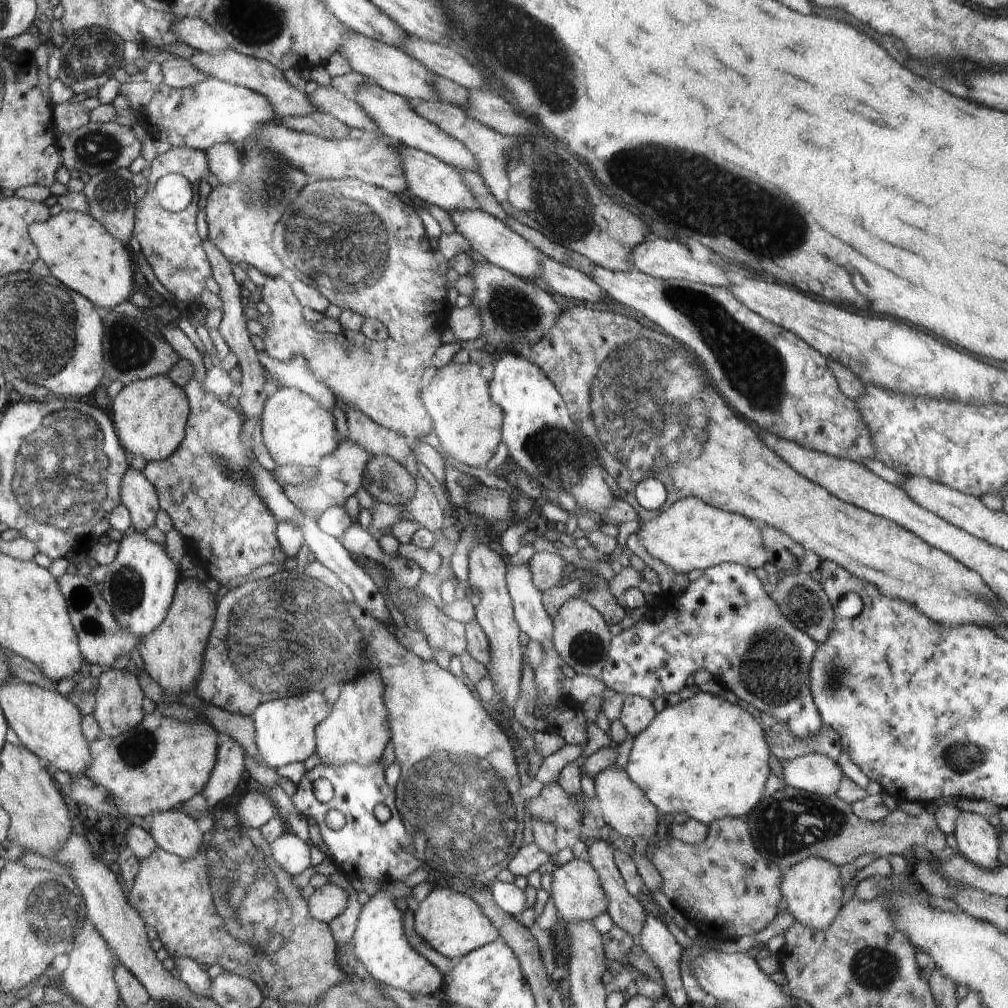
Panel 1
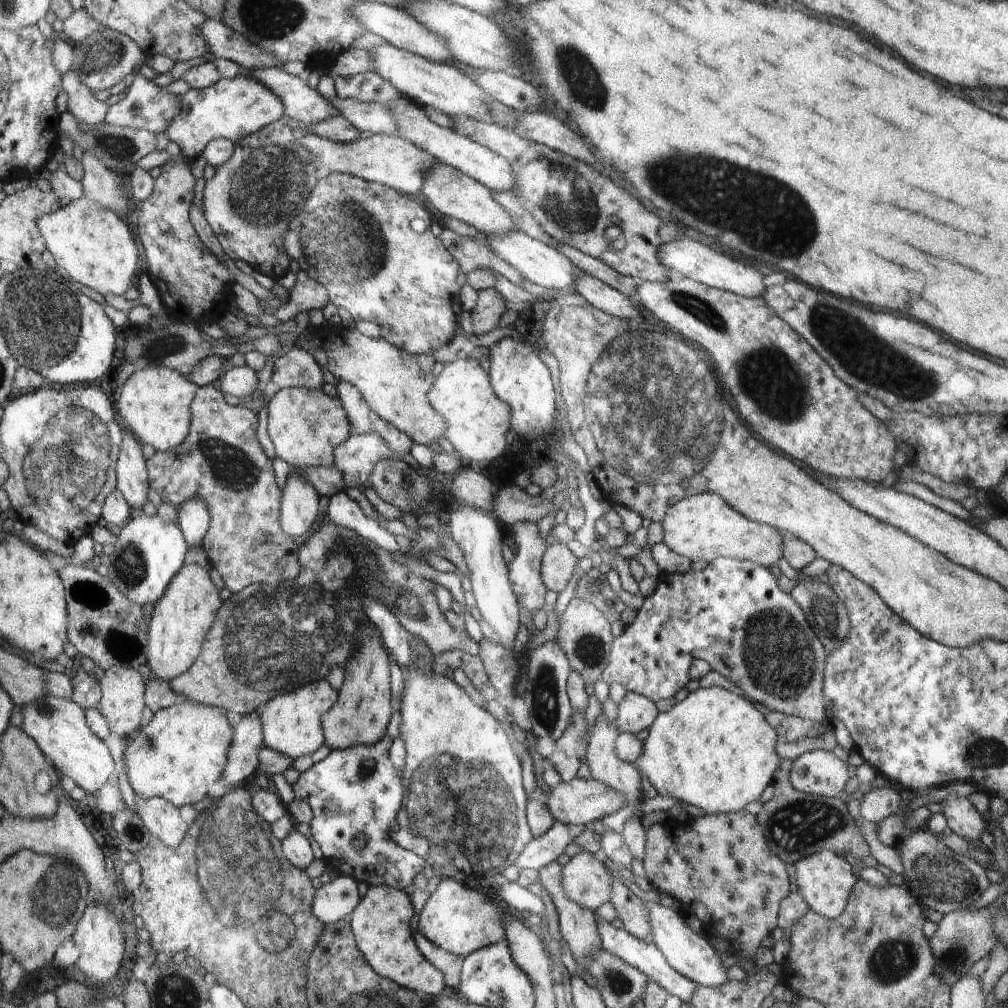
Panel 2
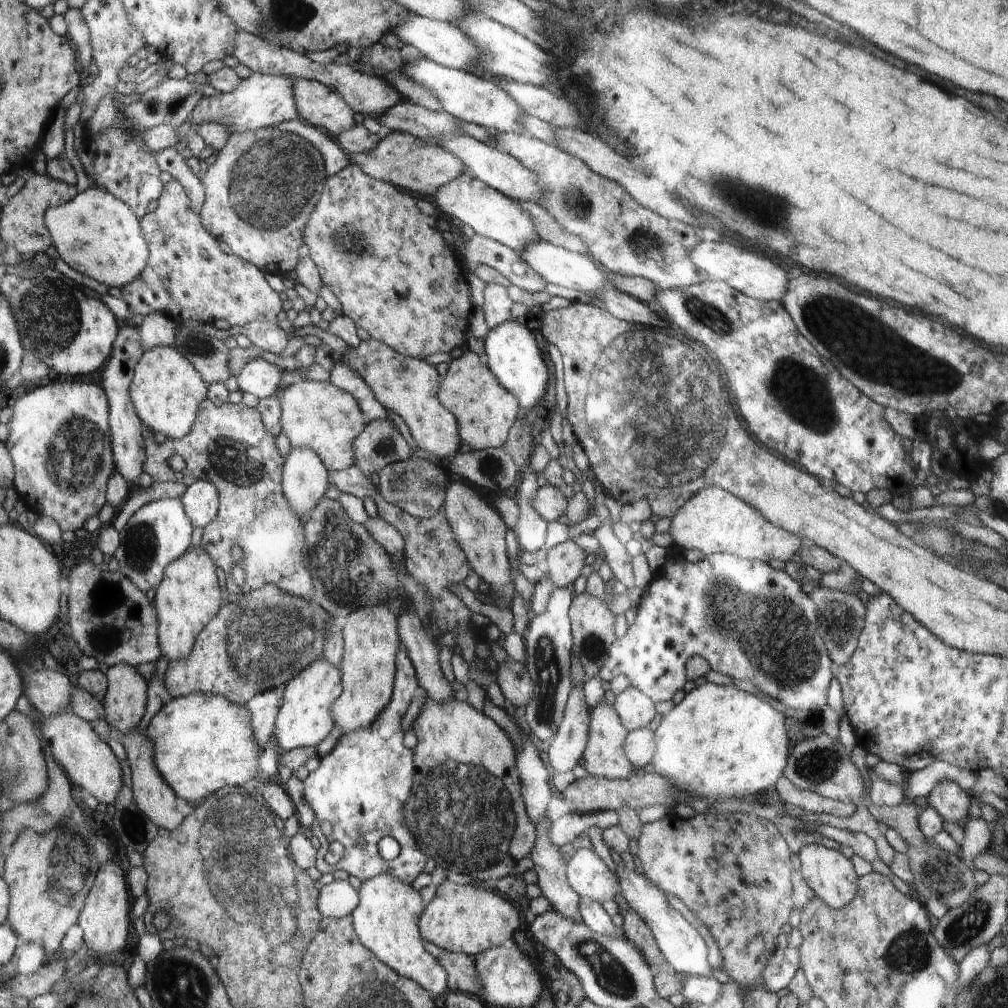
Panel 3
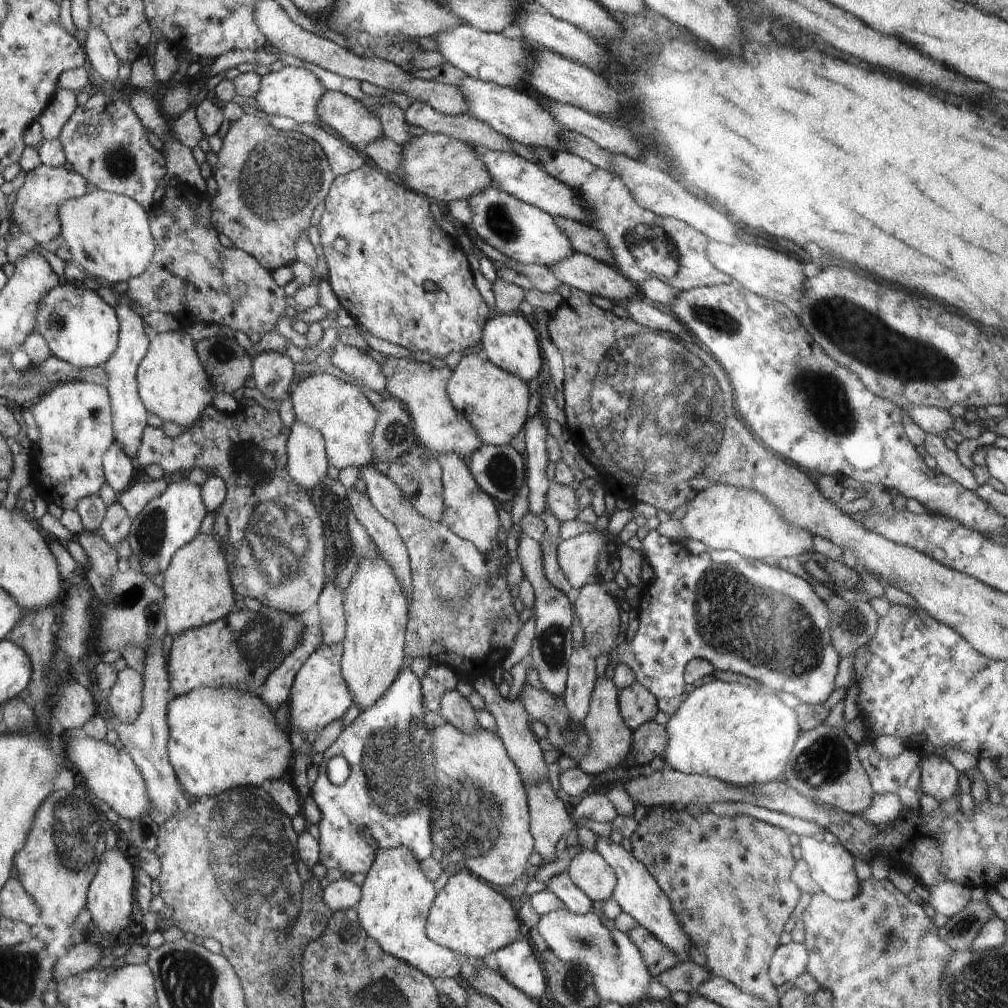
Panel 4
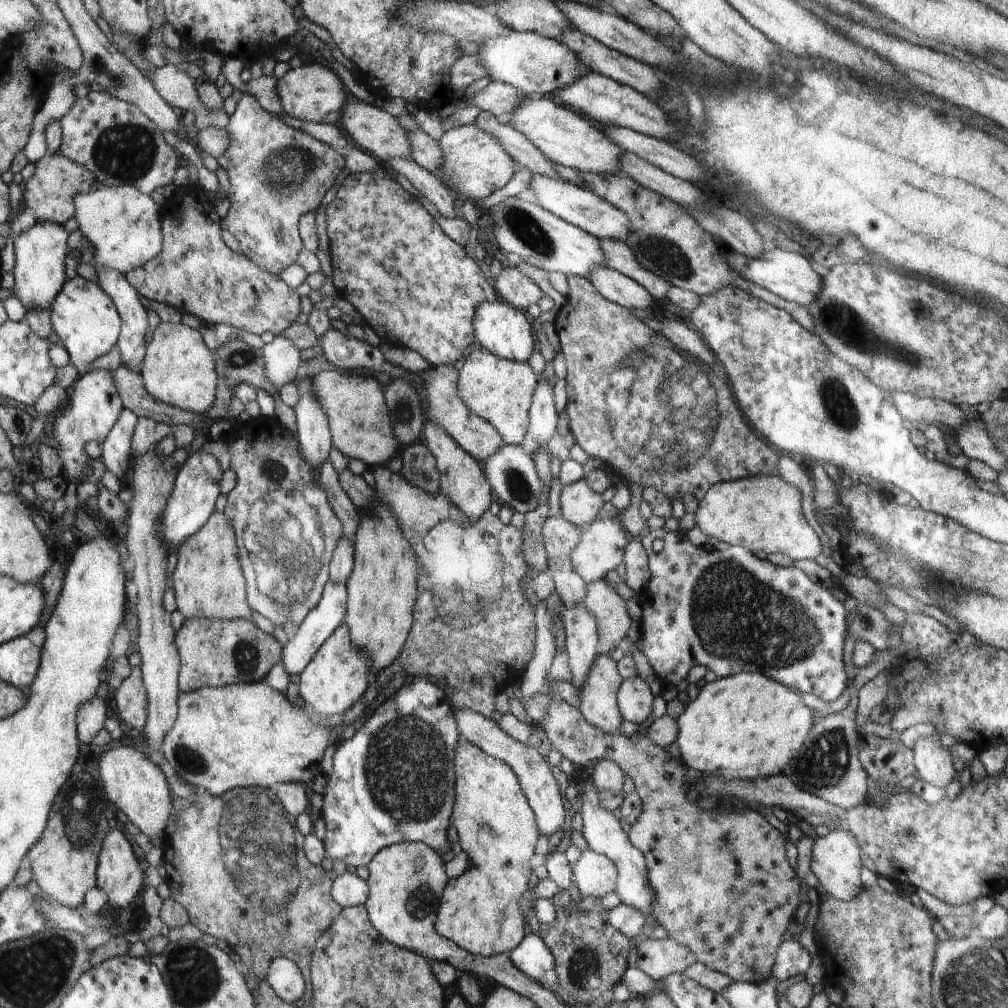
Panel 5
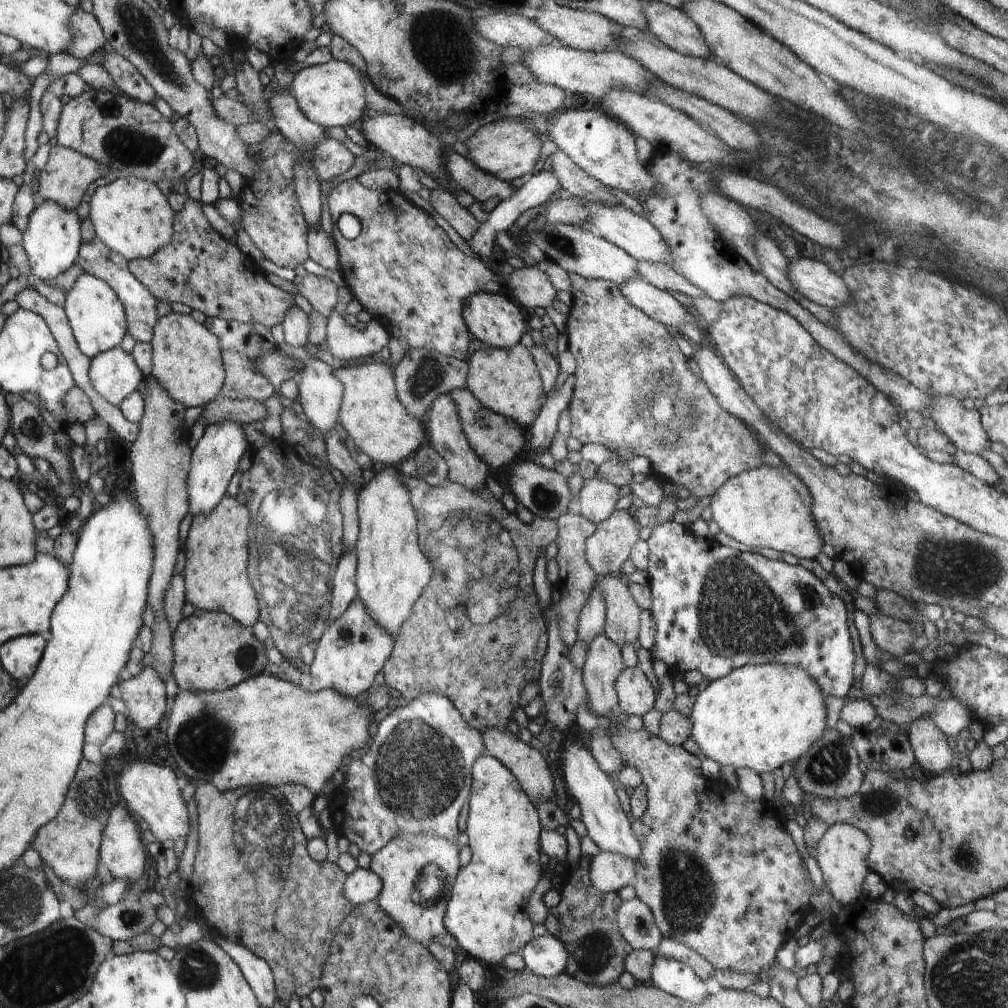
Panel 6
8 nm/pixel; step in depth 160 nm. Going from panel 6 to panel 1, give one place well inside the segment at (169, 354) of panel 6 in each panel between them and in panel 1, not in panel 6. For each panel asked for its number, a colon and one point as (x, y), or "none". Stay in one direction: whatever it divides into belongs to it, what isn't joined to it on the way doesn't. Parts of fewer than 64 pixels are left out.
1: (150, 415)
2: (155, 403)
3: (167, 389)
4: (171, 381)
5: (178, 369)

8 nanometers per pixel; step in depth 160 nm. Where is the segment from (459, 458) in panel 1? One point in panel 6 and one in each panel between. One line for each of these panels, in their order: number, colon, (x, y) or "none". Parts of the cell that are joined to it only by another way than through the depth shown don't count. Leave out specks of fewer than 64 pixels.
2: (478, 420)
3: (485, 410)
4: (496, 402)
5: (500, 391)
6: (507, 381)

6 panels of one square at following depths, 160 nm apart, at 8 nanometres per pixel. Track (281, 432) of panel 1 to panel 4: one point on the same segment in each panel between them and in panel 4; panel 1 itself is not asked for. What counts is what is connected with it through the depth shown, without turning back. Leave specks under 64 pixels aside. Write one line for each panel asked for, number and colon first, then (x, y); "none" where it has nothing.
2: (306, 425)
3: (317, 414)
4: (337, 409)

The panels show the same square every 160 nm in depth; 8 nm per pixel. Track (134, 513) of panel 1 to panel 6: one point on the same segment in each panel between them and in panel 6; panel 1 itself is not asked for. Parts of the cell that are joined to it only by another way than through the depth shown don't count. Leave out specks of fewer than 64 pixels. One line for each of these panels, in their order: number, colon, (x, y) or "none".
2: (131, 470)
3: (127, 431)
4: (129, 414)
5: (134, 322)
6: (96, 259)

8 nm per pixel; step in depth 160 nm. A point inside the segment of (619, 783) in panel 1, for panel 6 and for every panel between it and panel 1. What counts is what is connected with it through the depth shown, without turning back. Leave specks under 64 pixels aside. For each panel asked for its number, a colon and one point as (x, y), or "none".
2: (621, 776)
3: (604, 756)
4: (611, 738)
5: (599, 706)
6: (604, 664)

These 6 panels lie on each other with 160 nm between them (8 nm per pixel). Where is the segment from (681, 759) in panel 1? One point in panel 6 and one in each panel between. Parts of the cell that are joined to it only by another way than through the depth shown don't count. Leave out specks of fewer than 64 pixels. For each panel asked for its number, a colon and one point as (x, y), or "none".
2: (714, 750)
3: (718, 742)
4: (743, 735)
5: (744, 726)
6: (759, 716)

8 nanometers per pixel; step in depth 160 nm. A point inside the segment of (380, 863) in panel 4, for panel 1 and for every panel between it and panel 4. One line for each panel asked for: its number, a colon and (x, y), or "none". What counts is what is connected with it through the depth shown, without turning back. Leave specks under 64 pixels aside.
1: (380, 943)
2: (381, 921)
3: (386, 919)

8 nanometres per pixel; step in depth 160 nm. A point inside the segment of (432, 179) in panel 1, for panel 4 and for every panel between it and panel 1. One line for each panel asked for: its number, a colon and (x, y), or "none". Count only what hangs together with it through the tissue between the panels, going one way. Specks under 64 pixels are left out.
2: (451, 193)
3: (467, 200)
4: (524, 233)

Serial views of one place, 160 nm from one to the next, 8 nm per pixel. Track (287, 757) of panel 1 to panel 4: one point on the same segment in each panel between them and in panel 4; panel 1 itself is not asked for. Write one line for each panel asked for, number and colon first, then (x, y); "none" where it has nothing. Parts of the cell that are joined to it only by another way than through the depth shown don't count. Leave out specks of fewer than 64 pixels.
2: (292, 725)
3: (306, 716)
4: (319, 694)

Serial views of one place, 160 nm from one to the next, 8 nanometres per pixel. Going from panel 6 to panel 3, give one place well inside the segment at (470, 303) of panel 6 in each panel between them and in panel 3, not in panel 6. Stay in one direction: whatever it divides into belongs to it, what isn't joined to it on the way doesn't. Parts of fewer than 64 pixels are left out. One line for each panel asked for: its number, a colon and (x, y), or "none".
3: (511, 352)
4: (510, 342)
5: (503, 330)

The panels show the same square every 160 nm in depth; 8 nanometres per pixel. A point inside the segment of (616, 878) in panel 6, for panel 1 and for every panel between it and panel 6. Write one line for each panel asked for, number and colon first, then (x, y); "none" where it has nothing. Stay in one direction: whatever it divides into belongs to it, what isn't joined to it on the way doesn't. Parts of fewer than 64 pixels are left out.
1: (576, 889)
2: (587, 881)
3: (587, 874)
4: (589, 871)
5: (595, 875)

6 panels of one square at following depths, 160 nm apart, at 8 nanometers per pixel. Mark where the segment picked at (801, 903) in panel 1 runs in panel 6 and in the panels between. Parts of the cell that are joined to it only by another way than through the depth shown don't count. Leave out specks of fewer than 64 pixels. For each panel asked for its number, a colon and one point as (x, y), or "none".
2: (825, 880)
3: (831, 875)
4: (832, 867)
5: (836, 862)
6: (841, 854)

